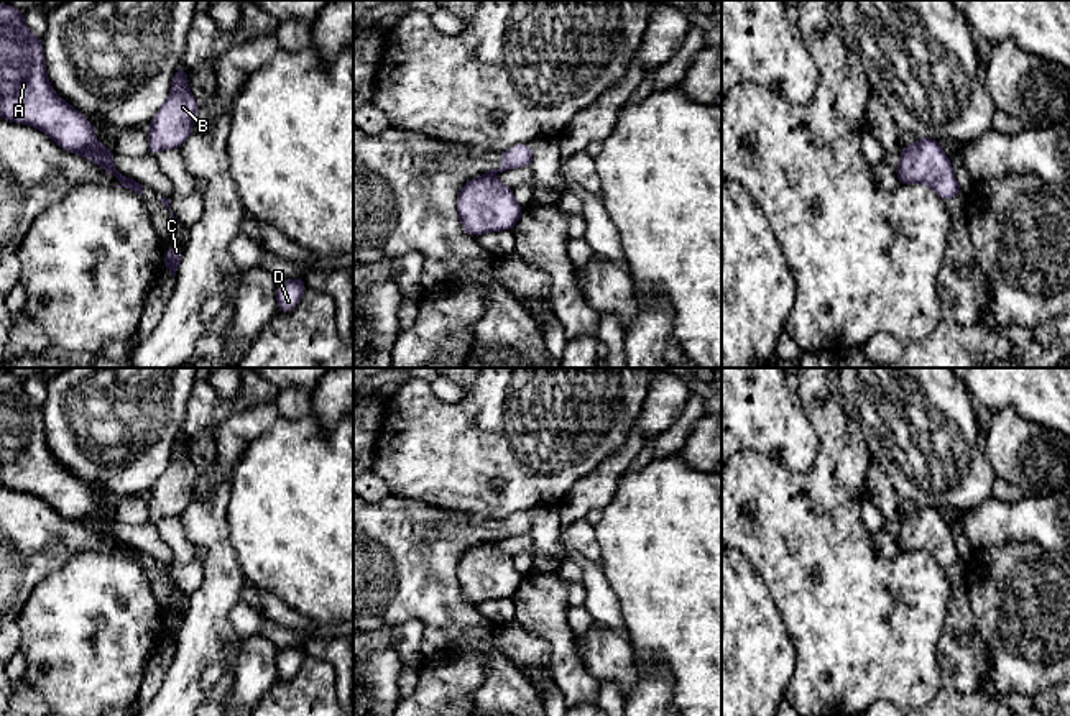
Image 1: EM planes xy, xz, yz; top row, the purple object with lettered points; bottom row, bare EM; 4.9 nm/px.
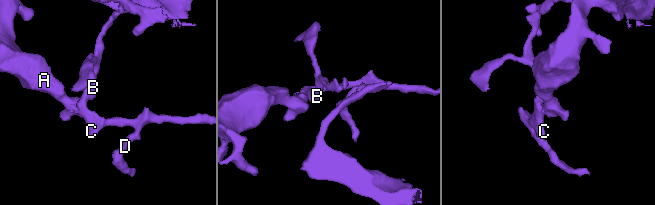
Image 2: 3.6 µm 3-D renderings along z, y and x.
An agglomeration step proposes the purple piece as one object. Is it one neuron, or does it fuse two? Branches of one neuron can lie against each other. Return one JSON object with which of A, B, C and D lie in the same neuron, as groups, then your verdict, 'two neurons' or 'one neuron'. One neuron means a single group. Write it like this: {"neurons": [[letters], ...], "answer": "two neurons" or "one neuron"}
{"neurons": [["A"], ["B", "C", "D"]], "answer": "two neurons"}

